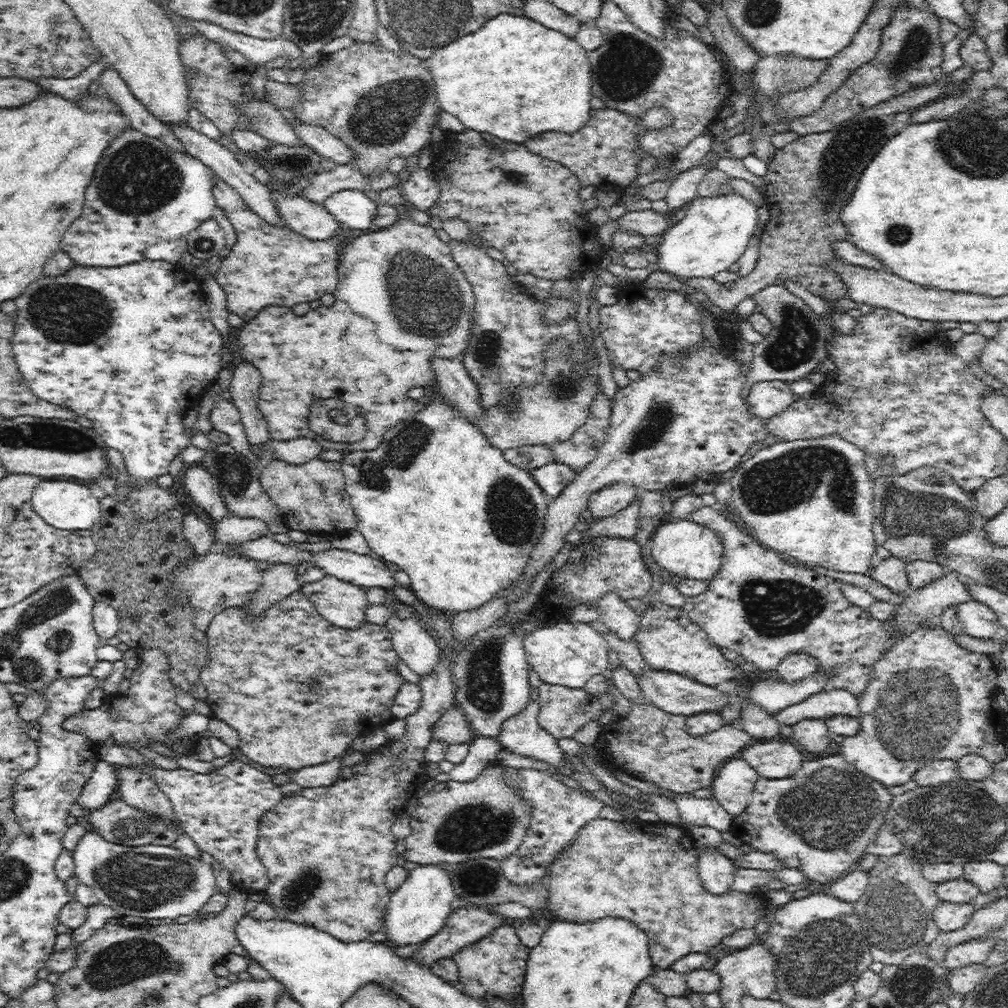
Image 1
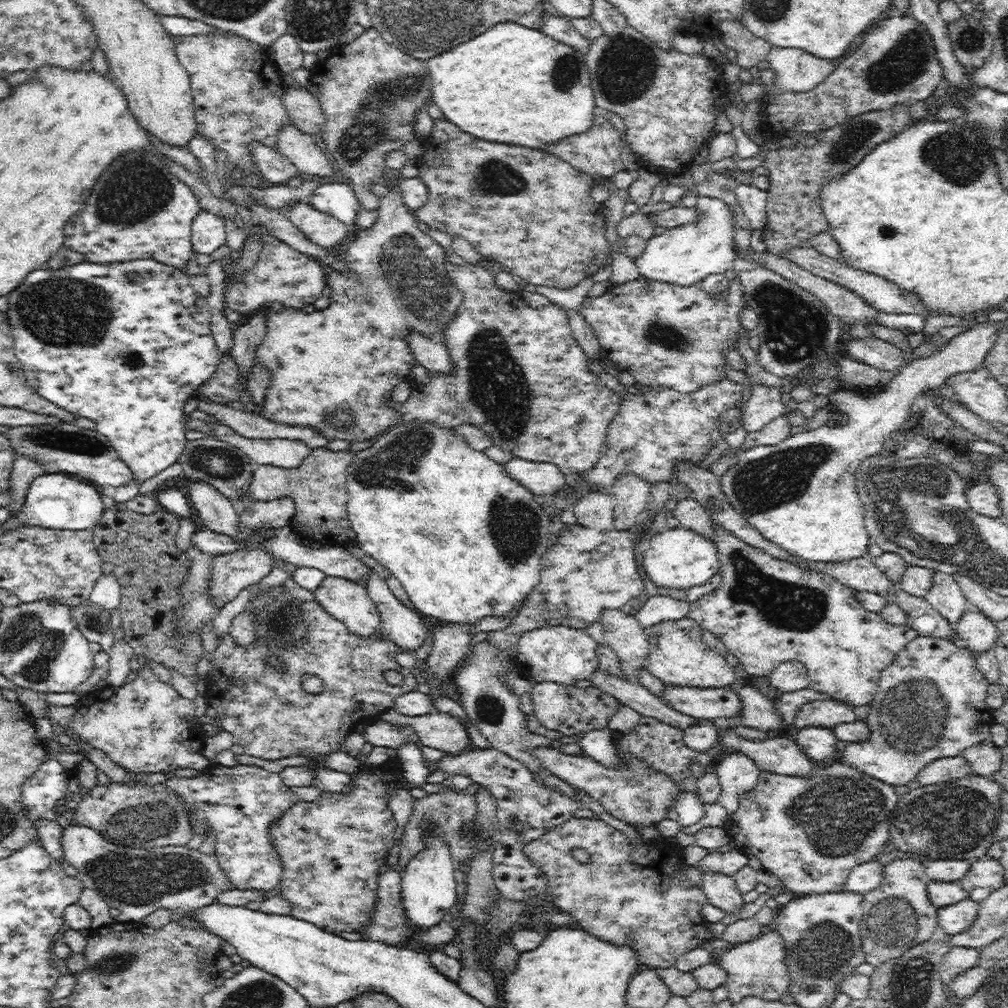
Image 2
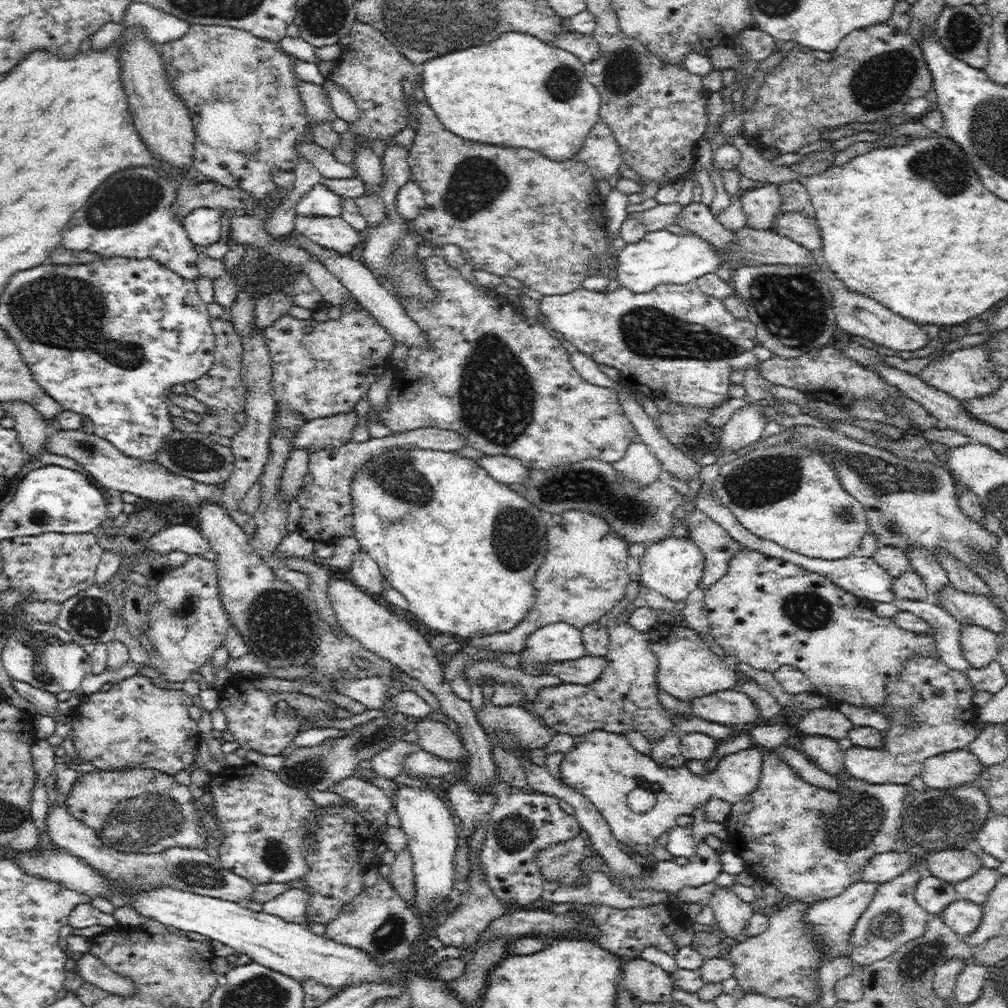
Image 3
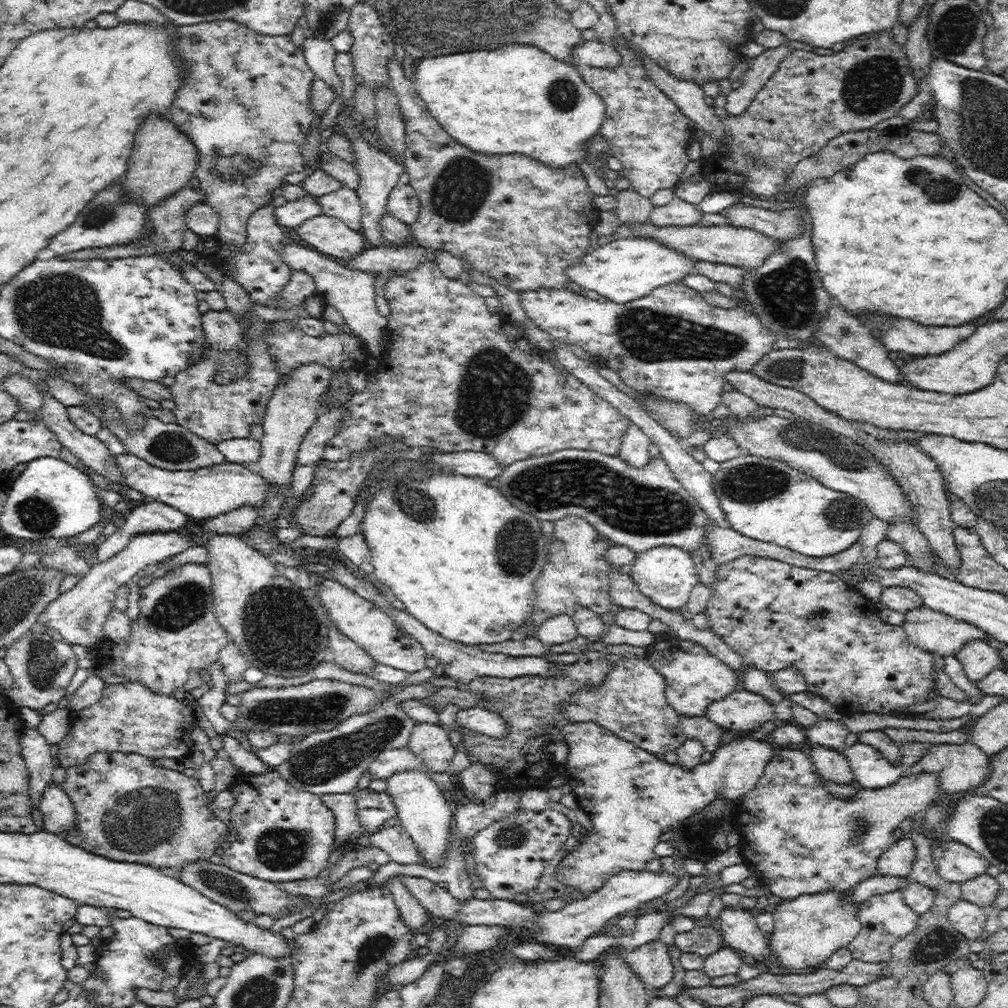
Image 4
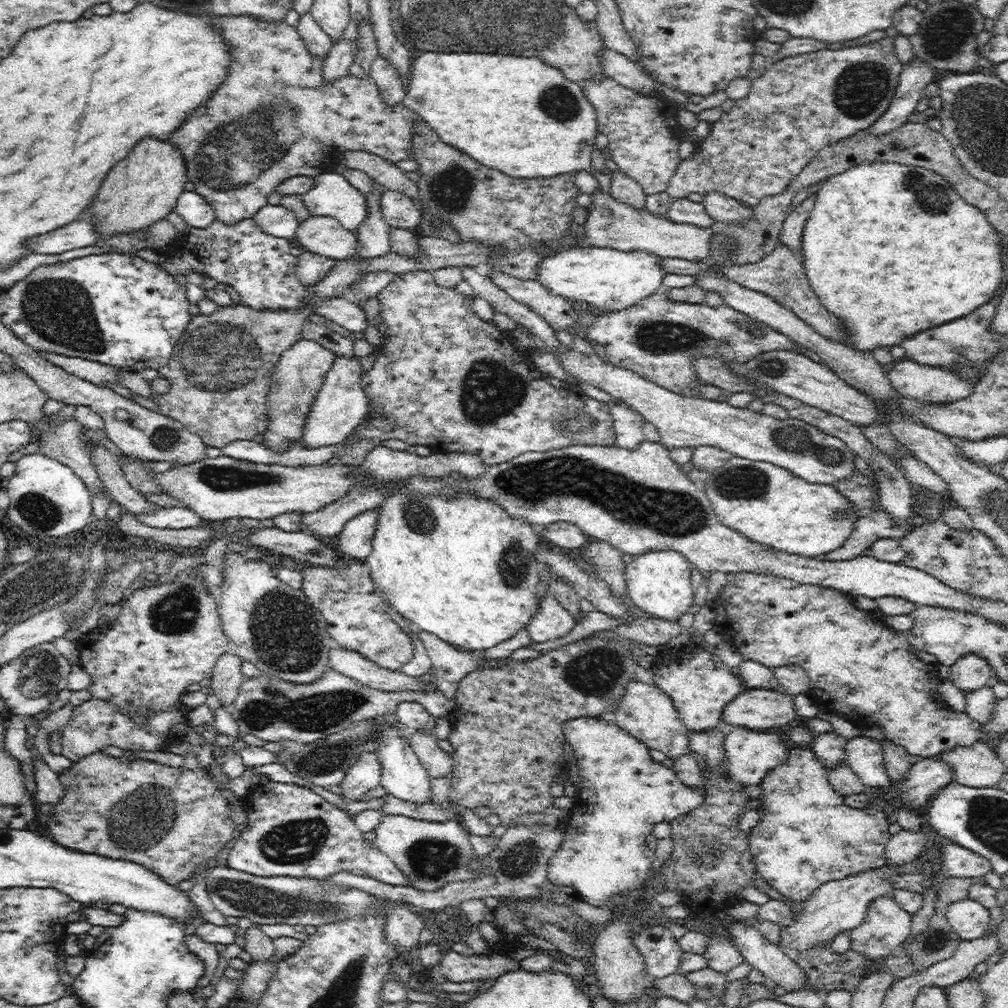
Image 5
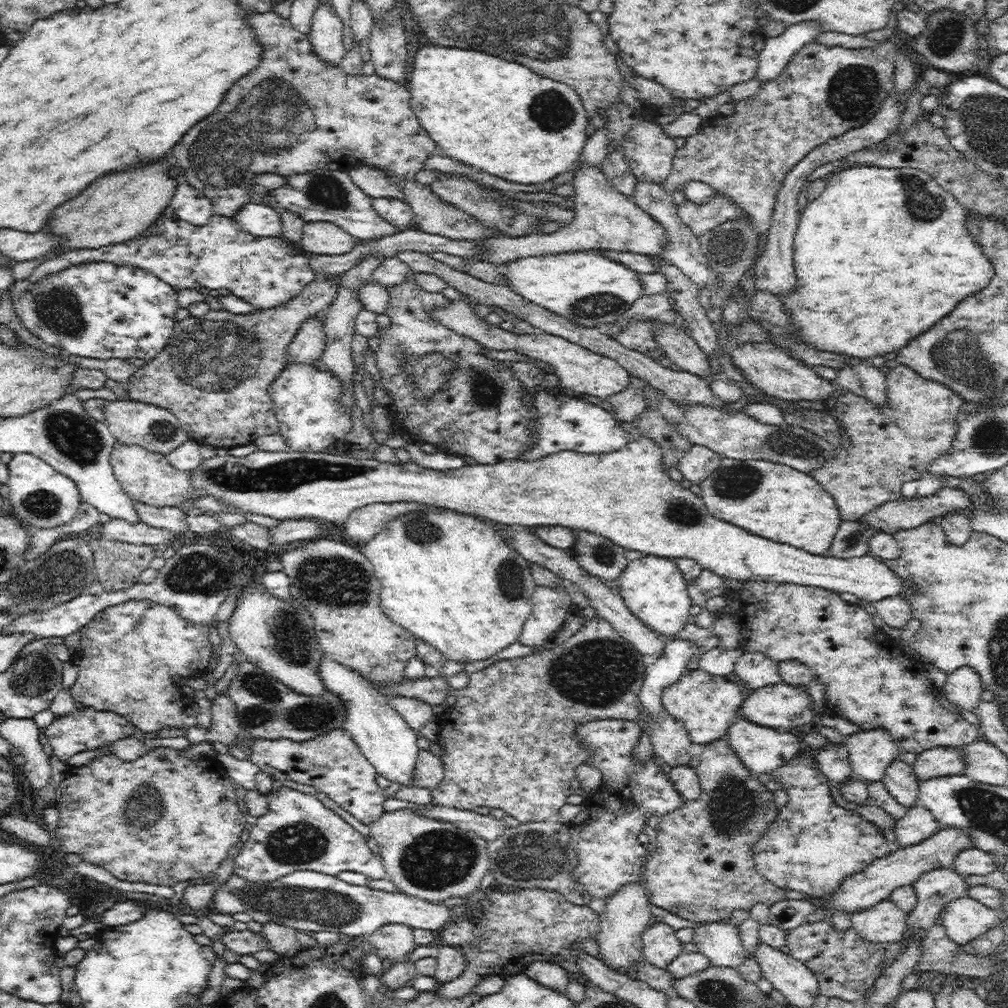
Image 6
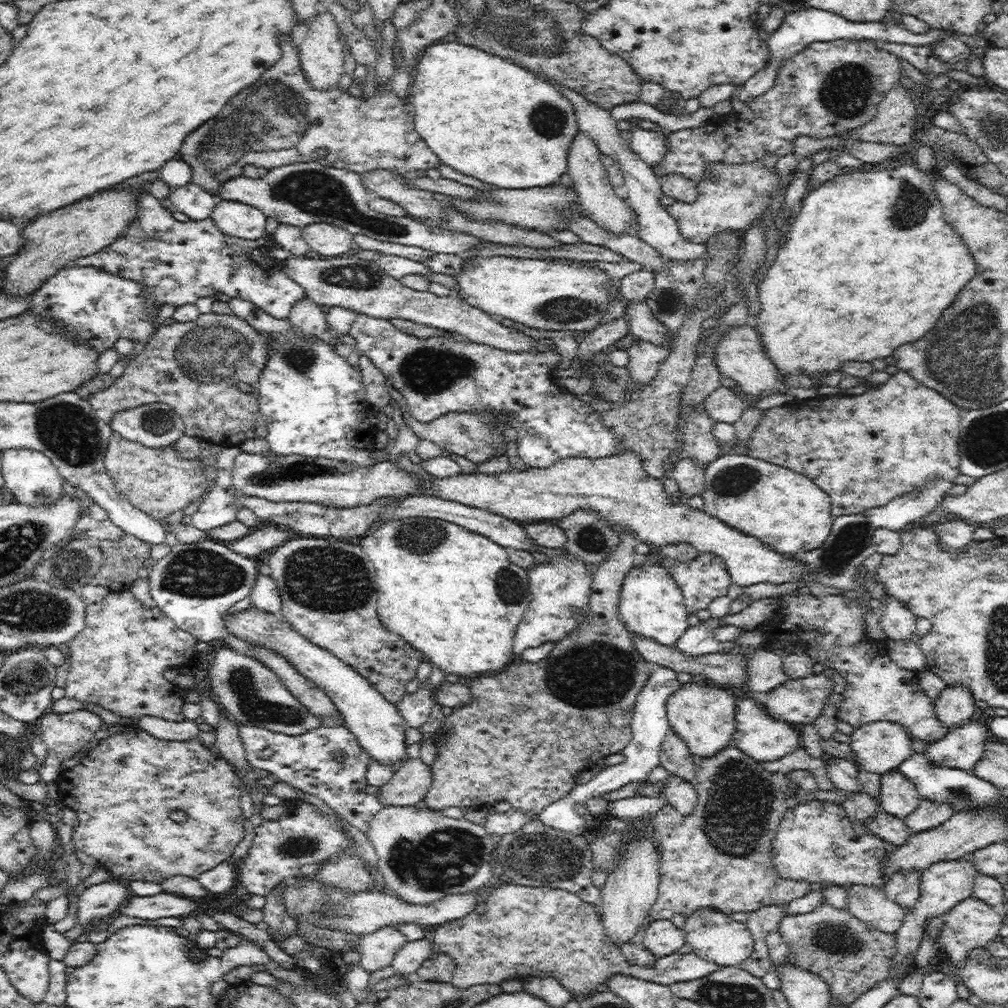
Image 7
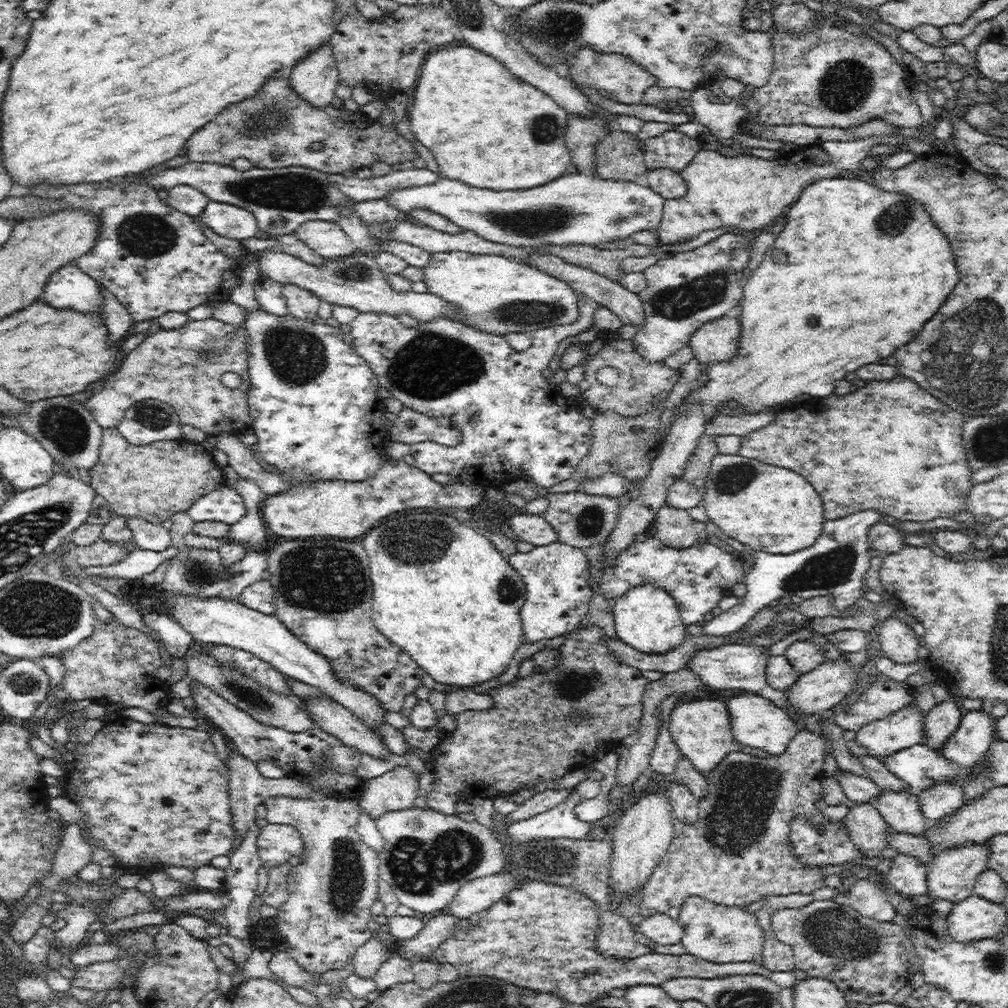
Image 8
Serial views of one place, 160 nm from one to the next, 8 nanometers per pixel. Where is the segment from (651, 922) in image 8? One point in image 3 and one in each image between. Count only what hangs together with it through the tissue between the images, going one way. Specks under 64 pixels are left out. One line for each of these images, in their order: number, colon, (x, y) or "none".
3: (647, 982)
4: (651, 962)
5: (661, 953)
6: (660, 945)
7: (662, 938)

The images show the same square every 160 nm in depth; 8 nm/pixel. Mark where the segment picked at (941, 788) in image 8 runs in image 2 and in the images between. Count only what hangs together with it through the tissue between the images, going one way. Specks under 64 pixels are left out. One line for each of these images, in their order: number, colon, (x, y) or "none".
2: (863, 878)
3: (883, 867)
4: (897, 861)
5: (906, 845)
6: (917, 824)
7: (928, 814)

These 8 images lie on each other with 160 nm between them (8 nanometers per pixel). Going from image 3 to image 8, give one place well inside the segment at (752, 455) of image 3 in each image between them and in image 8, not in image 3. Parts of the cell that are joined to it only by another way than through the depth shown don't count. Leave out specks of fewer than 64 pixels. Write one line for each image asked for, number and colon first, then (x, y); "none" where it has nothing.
4: (763, 498)
5: (769, 505)
6: (777, 502)
7: (787, 511)
8: (772, 509)

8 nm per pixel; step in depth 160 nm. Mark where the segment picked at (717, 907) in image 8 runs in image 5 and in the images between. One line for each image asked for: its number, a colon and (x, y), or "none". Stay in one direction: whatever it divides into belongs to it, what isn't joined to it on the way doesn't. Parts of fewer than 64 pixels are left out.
5: (721, 955)
6: (720, 942)
7: (715, 937)

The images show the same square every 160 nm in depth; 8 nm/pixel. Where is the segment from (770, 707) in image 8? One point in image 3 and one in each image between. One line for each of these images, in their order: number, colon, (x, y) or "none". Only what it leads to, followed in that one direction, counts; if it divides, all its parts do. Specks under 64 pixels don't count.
3: (603, 766)
4: (632, 797)
5: (749, 754)
6: (762, 749)
7: (759, 735)

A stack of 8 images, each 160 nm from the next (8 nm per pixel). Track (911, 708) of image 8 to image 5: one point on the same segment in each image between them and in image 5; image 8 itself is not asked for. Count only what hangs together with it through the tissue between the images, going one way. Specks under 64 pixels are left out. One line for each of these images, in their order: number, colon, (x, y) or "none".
5: (864, 755)
6: (870, 752)
7: (881, 746)

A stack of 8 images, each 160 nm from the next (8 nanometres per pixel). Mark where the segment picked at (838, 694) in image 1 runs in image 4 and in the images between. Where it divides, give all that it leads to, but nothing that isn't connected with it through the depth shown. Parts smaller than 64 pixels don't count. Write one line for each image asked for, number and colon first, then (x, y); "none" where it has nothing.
2: (827, 713)
3: (832, 723)
4: (825, 732)

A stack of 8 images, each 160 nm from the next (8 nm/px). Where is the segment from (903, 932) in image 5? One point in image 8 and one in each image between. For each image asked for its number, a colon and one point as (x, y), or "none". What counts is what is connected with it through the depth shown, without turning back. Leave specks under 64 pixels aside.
6: (884, 923)
7: (870, 904)
8: (868, 899)

